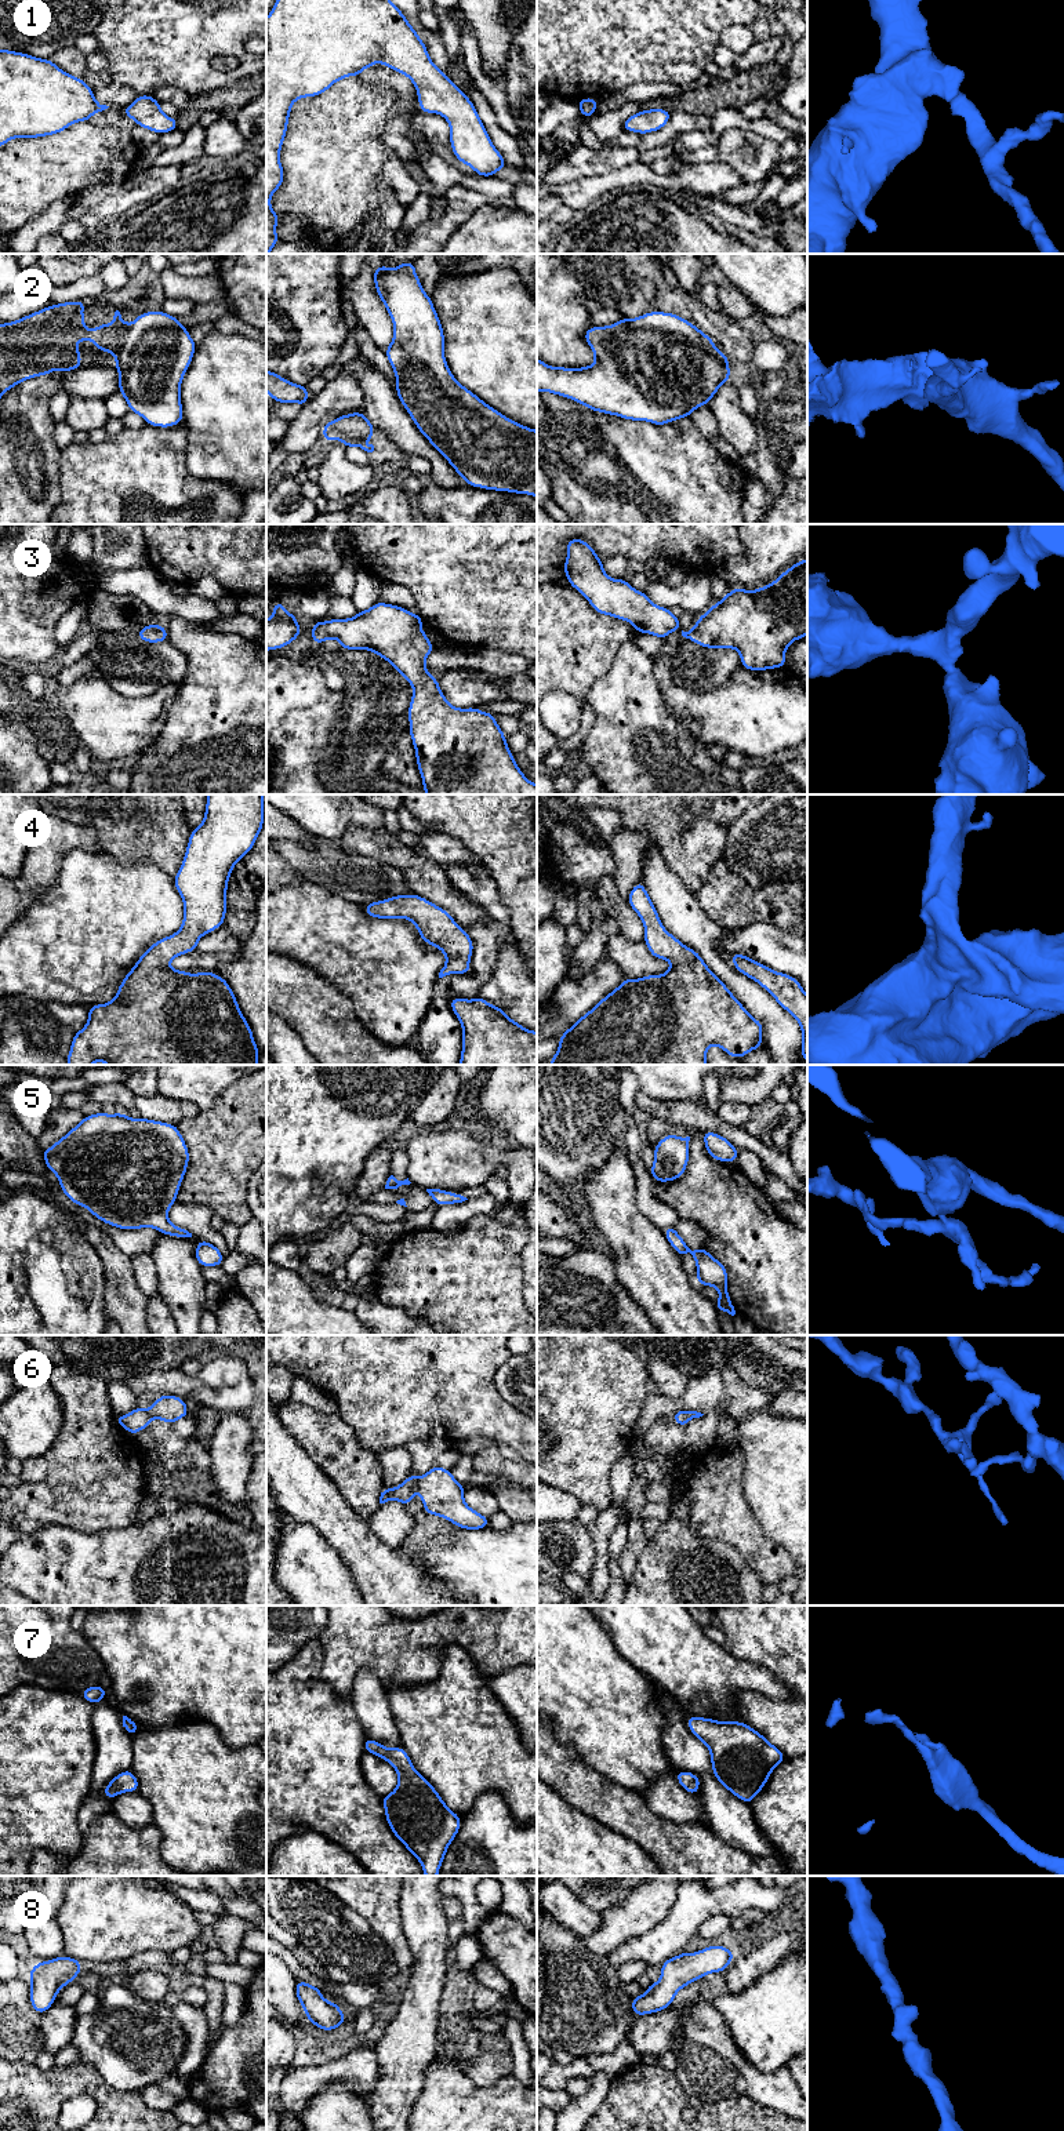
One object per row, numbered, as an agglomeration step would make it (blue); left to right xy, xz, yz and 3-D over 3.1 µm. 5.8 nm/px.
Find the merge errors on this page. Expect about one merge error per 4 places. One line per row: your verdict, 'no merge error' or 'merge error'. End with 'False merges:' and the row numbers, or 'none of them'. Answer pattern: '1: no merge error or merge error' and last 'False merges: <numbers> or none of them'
1: no merge error
2: no merge error
3: no merge error
4: no merge error
5: no merge error
6: merge error
7: no merge error
8: no merge error
False merges: 6

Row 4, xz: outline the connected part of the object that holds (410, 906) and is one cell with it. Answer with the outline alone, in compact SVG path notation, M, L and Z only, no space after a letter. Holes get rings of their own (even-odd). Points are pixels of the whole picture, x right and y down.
M415 894L395 895L364 905L364 912L375 919L411 920L421 939L446 956L446 964L440 970L439 978L471 972L469 961L473 953L471 937L447 910L431 901Z

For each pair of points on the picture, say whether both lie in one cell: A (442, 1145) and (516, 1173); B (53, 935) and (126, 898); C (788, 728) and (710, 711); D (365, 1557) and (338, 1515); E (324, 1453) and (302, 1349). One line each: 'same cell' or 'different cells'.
A: same cell
B: same cell
C: same cell
D: same cell
E: different cells

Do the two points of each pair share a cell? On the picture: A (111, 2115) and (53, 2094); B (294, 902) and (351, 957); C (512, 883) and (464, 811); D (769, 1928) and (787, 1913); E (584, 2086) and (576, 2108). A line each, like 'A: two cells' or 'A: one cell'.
A: one cell
B: one cell
C: one cell
D: one cell
E: two cells

